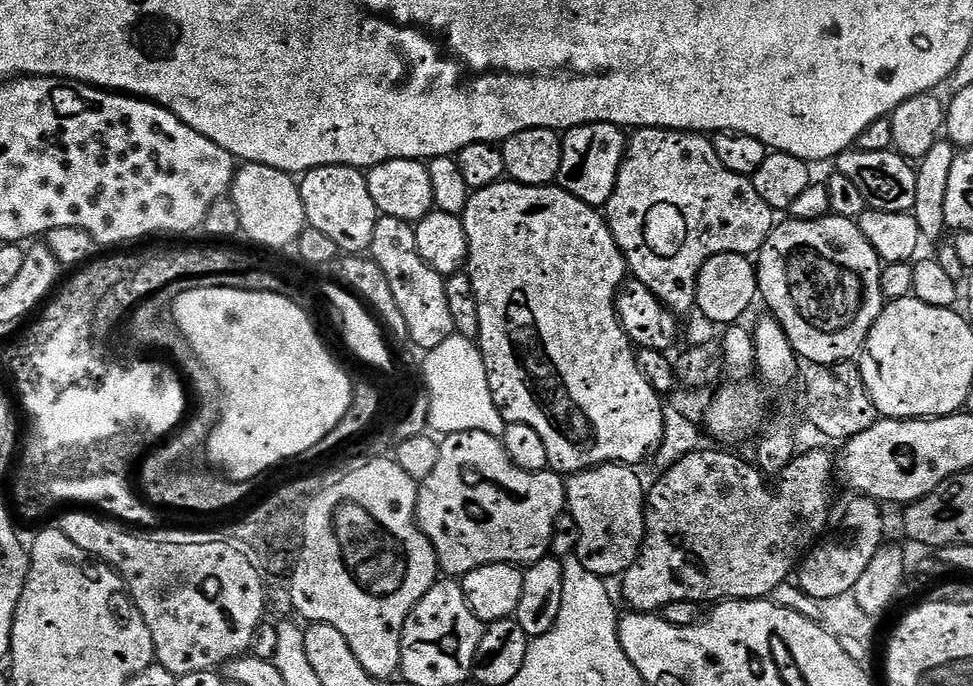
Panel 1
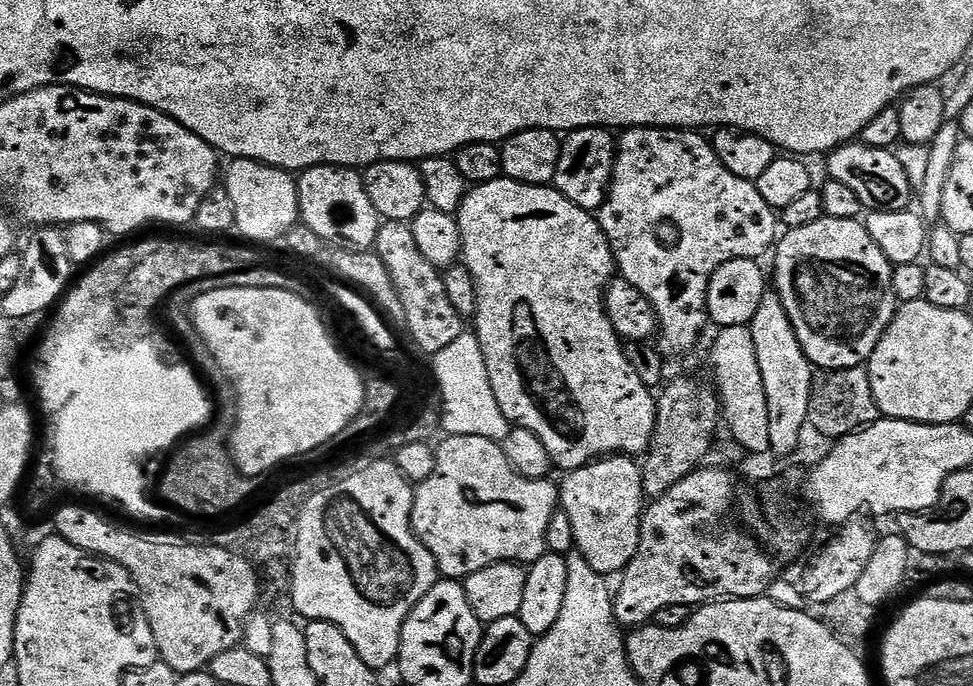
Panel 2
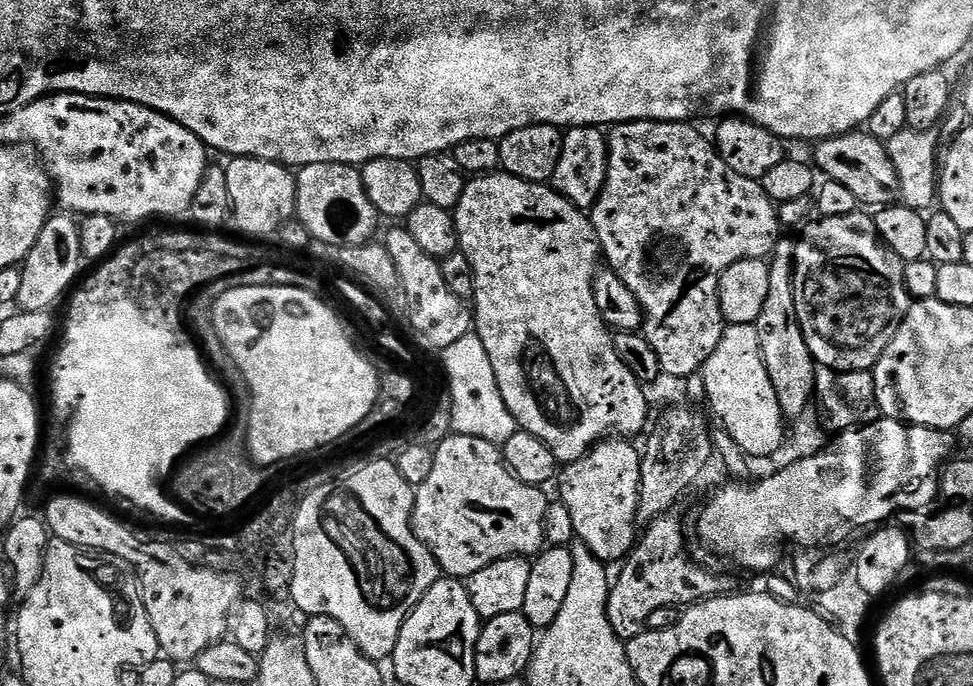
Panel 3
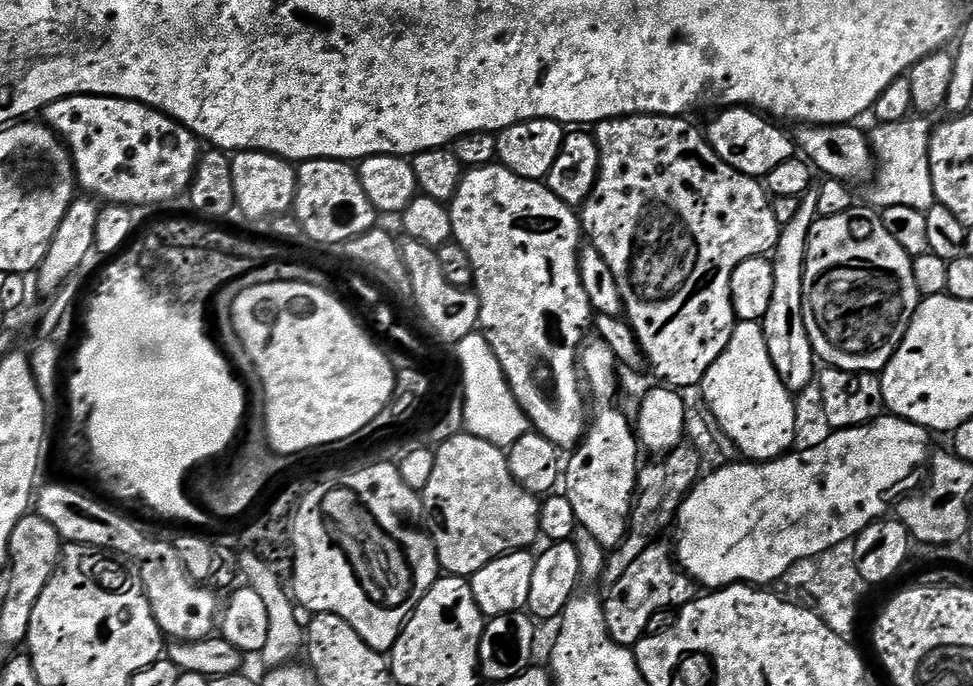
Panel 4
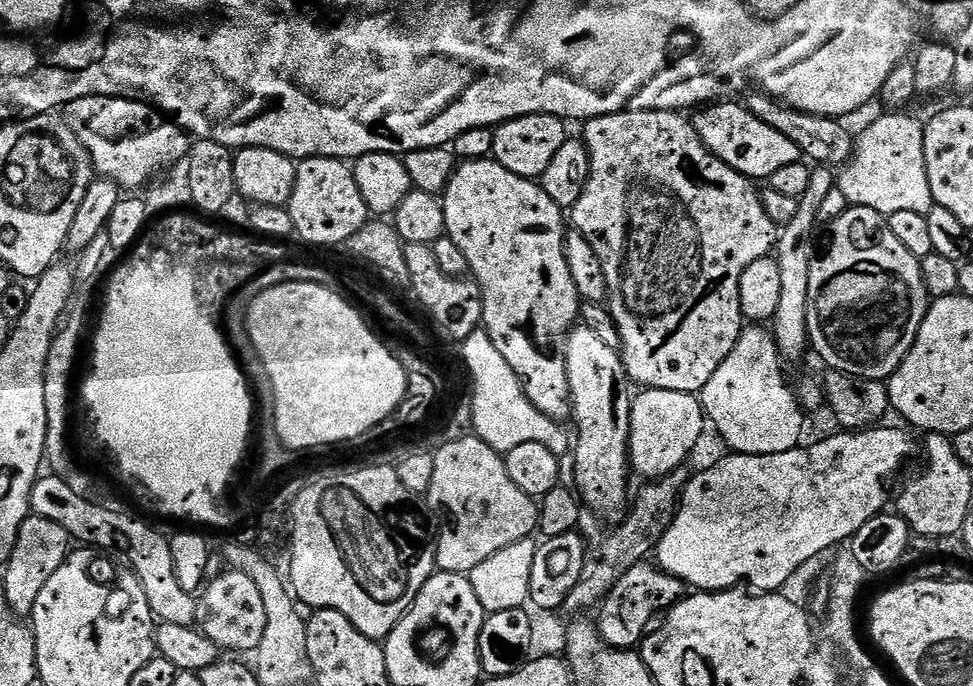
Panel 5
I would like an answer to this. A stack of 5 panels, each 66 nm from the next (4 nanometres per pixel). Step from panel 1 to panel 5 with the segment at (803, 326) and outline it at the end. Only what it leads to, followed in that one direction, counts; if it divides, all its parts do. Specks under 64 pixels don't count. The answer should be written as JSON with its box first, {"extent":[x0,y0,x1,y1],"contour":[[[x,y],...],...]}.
{"extent":[808,207,930,381],"contour":[[[847,207],[845,212],[838,219],[831,221],[832,237],[828,240],[828,249],[824,253],[817,255],[810,266],[810,286],[808,287],[808,339],[811,351],[816,351],[822,359],[828,363],[829,369],[837,368],[843,372],[849,372],[851,376],[865,376],[871,380],[887,381],[893,376],[897,366],[904,360],[918,330],[920,323],[924,320],[925,313],[928,312],[930,297],[926,286],[922,282],[922,270],[920,269],[920,257],[910,254],[898,238],[890,231],[887,219],[883,215],[872,209]]]}

